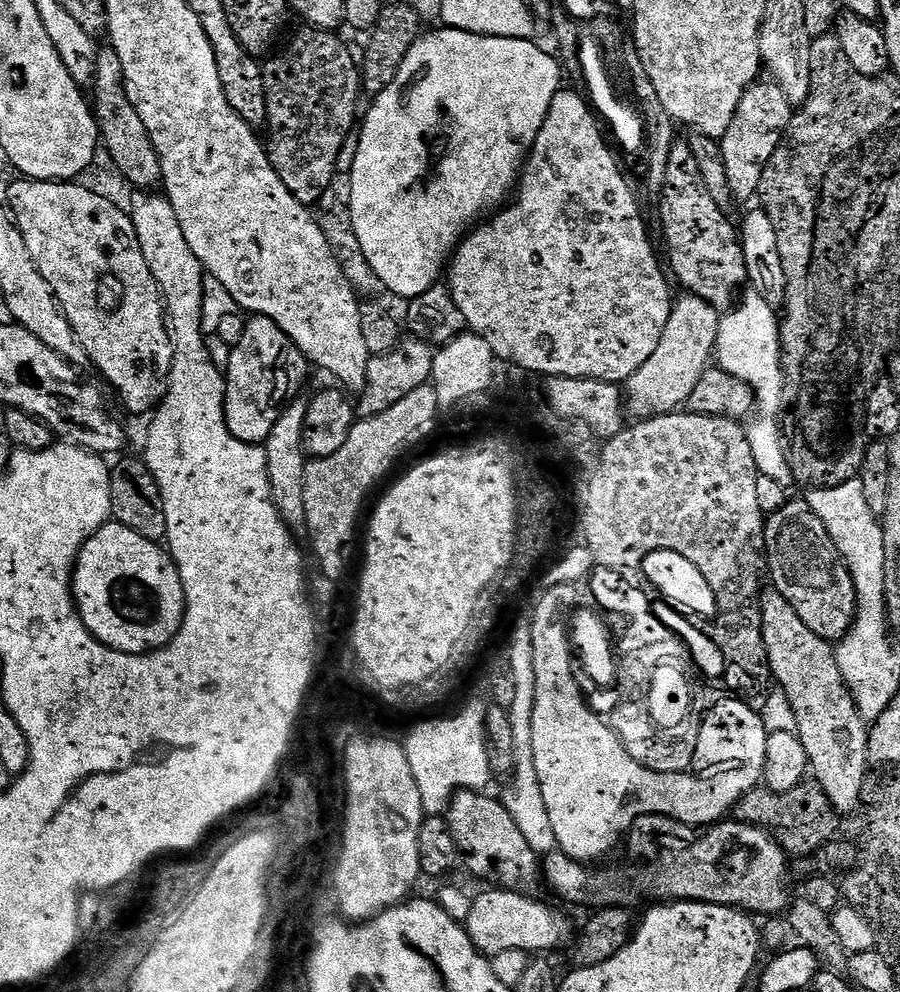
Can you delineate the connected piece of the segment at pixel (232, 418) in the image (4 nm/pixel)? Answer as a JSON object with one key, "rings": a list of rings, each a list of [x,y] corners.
{"rings":[[[253,315],[245,323],[242,338],[231,345],[224,377],[224,417],[230,434],[247,444],[263,445],[274,422],[284,409],[301,395],[300,387],[308,376],[308,359],[270,318]]]}

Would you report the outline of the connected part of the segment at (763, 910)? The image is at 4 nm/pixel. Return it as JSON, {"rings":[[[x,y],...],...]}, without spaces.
{"rings":[[[642,816],[635,824],[632,825],[630,831],[626,836],[626,848],[628,844],[628,865],[625,868],[600,868],[604,866],[589,866],[587,863],[570,858],[562,851],[554,851],[547,853],[542,860],[542,880],[546,885],[549,884],[562,899],[568,904],[585,904],[588,910],[597,910],[602,908],[608,908],[612,905],[623,905],[623,906],[635,906],[639,900],[652,900],[648,902],[675,902],[678,900],[693,900],[699,904],[717,904],[718,906],[726,906],[727,908],[739,908],[749,914],[755,914],[757,917],[760,916],[776,916],[785,911],[790,904],[790,895],[788,891],[791,890],[792,884],[794,884],[793,877],[790,875],[790,857],[779,842],[766,831],[764,828],[756,828],[752,824],[742,824],[739,822],[717,822],[711,826],[705,827],[704,832],[697,840],[692,840],[689,844],[684,844],[681,848],[675,848],[672,844],[664,844],[659,848],[656,845],[656,828],[654,825],[653,817]]]}

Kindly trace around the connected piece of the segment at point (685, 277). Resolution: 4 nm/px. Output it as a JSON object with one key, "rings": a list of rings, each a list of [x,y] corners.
{"rings":[[[687,142],[673,144],[670,158],[666,162],[666,178],[659,190],[658,199],[660,199],[660,226],[664,230],[664,240],[668,243],[667,267],[670,272],[672,267],[671,275],[674,280],[676,275],[676,280],[684,287],[685,293],[702,298],[702,302],[714,306],[717,312],[723,314],[729,311],[737,303],[742,289],[748,284],[746,258],[742,254],[740,233],[737,225],[731,224],[730,216],[723,213],[714,199],[710,198],[710,193],[702,182],[697,159],[694,158],[694,153]]]}

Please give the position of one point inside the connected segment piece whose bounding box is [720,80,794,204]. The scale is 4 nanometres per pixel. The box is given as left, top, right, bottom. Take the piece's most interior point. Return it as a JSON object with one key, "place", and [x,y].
{"place":[761,121]}

